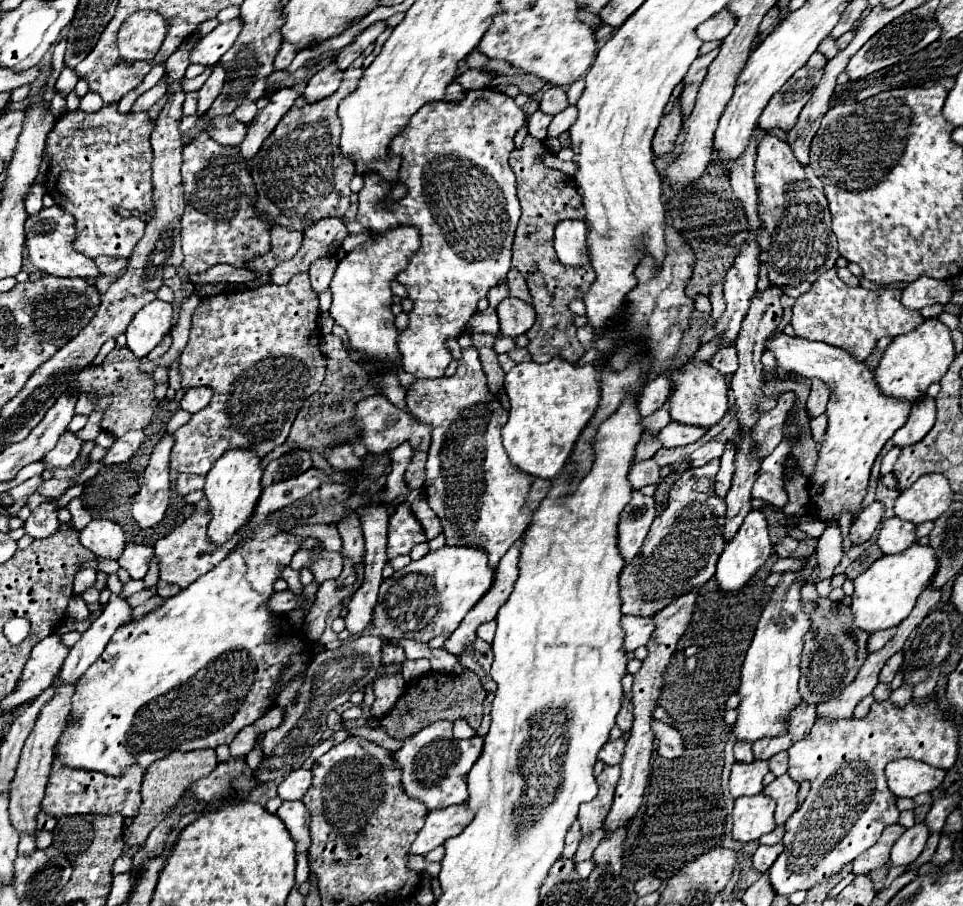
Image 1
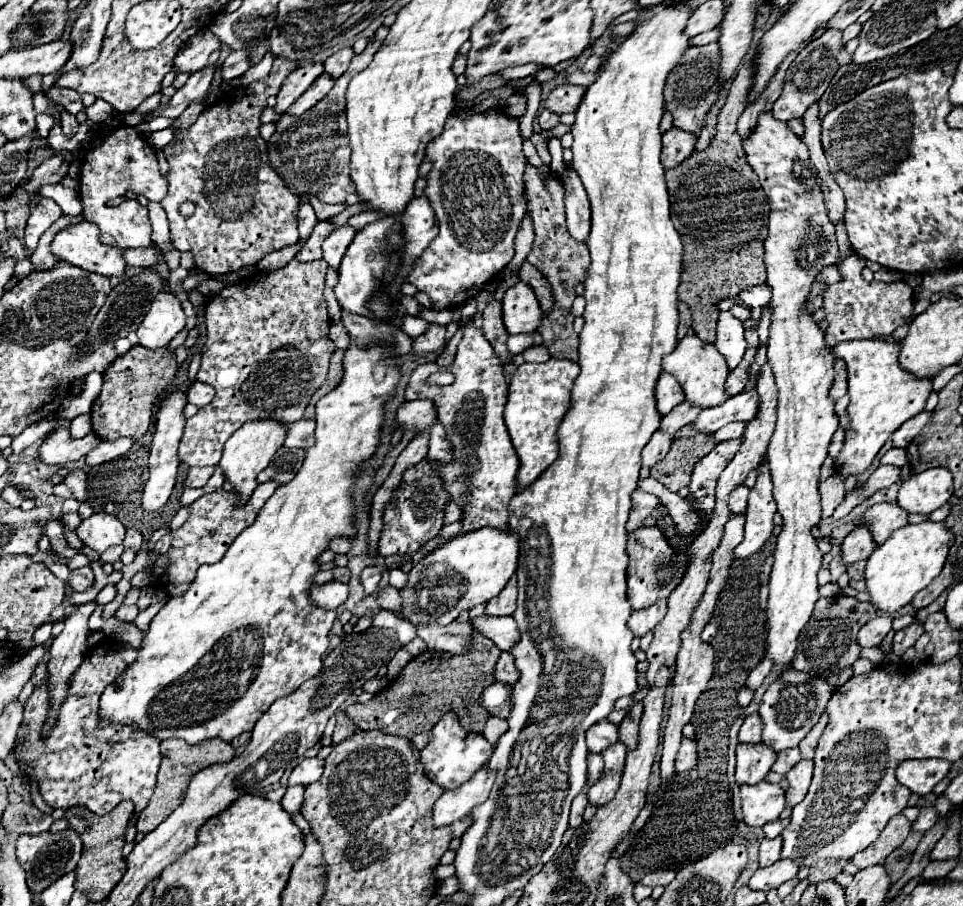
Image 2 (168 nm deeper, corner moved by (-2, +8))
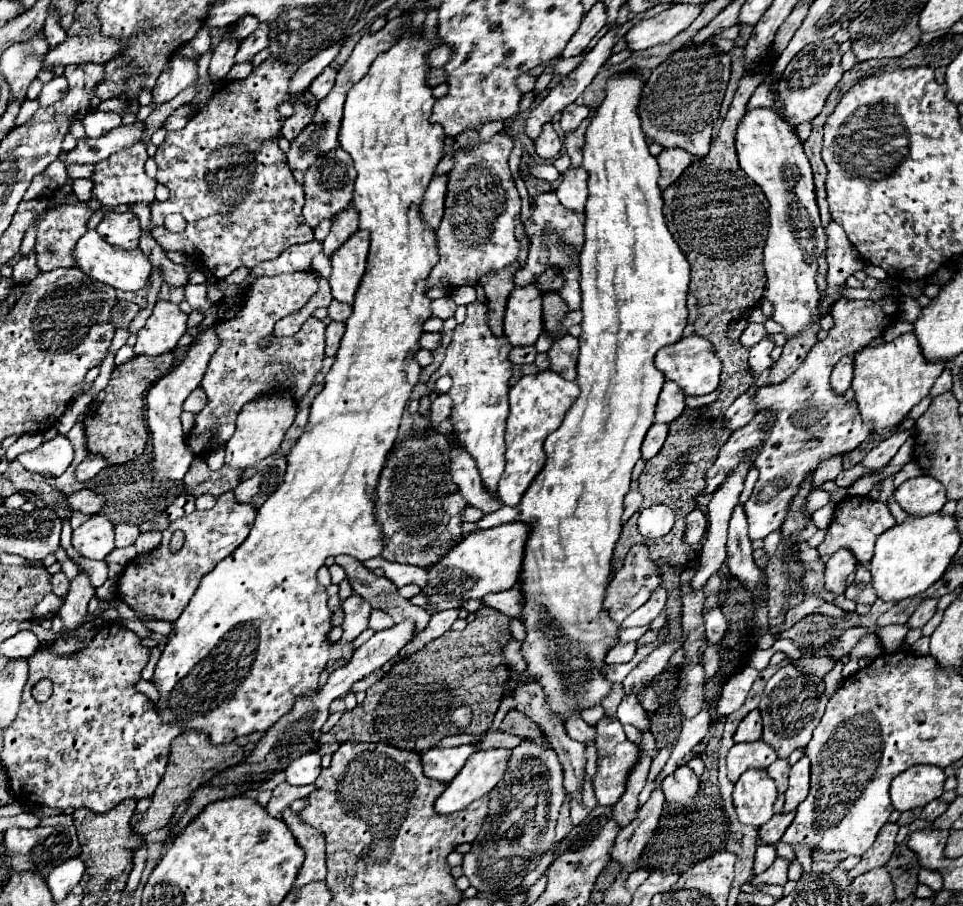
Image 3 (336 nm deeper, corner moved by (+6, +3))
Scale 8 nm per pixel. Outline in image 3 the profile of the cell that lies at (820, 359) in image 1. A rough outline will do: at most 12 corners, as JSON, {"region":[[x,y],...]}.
{"region":[[914,333],[854,353],[854,401],[878,439],[930,393],[944,363]]}

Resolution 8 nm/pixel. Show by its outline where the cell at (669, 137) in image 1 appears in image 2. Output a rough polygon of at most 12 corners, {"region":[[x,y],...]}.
{"region":[[670,128],[662,136],[662,166],[682,164],[696,136]]}

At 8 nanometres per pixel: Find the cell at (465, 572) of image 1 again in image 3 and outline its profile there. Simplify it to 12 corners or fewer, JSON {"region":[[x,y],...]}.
{"region":[[524,523],[464,537],[426,569],[436,613],[512,589]]}

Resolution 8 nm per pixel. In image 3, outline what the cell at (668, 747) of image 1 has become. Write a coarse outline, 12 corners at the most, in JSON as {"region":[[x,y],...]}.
{"region":[[682,765],[664,779],[666,807],[680,811],[694,799],[698,777]]}

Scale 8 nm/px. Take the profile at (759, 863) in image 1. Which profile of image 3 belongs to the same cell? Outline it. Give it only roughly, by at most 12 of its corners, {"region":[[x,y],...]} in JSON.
{"region":[[758,845],[754,875],[768,869],[776,859],[774,845]]}

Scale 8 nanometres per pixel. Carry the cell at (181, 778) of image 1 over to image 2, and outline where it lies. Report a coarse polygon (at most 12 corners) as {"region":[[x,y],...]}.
{"region":[[224,740],[162,742],[162,766],[136,828],[146,834],[182,802],[192,776],[230,762]]}

